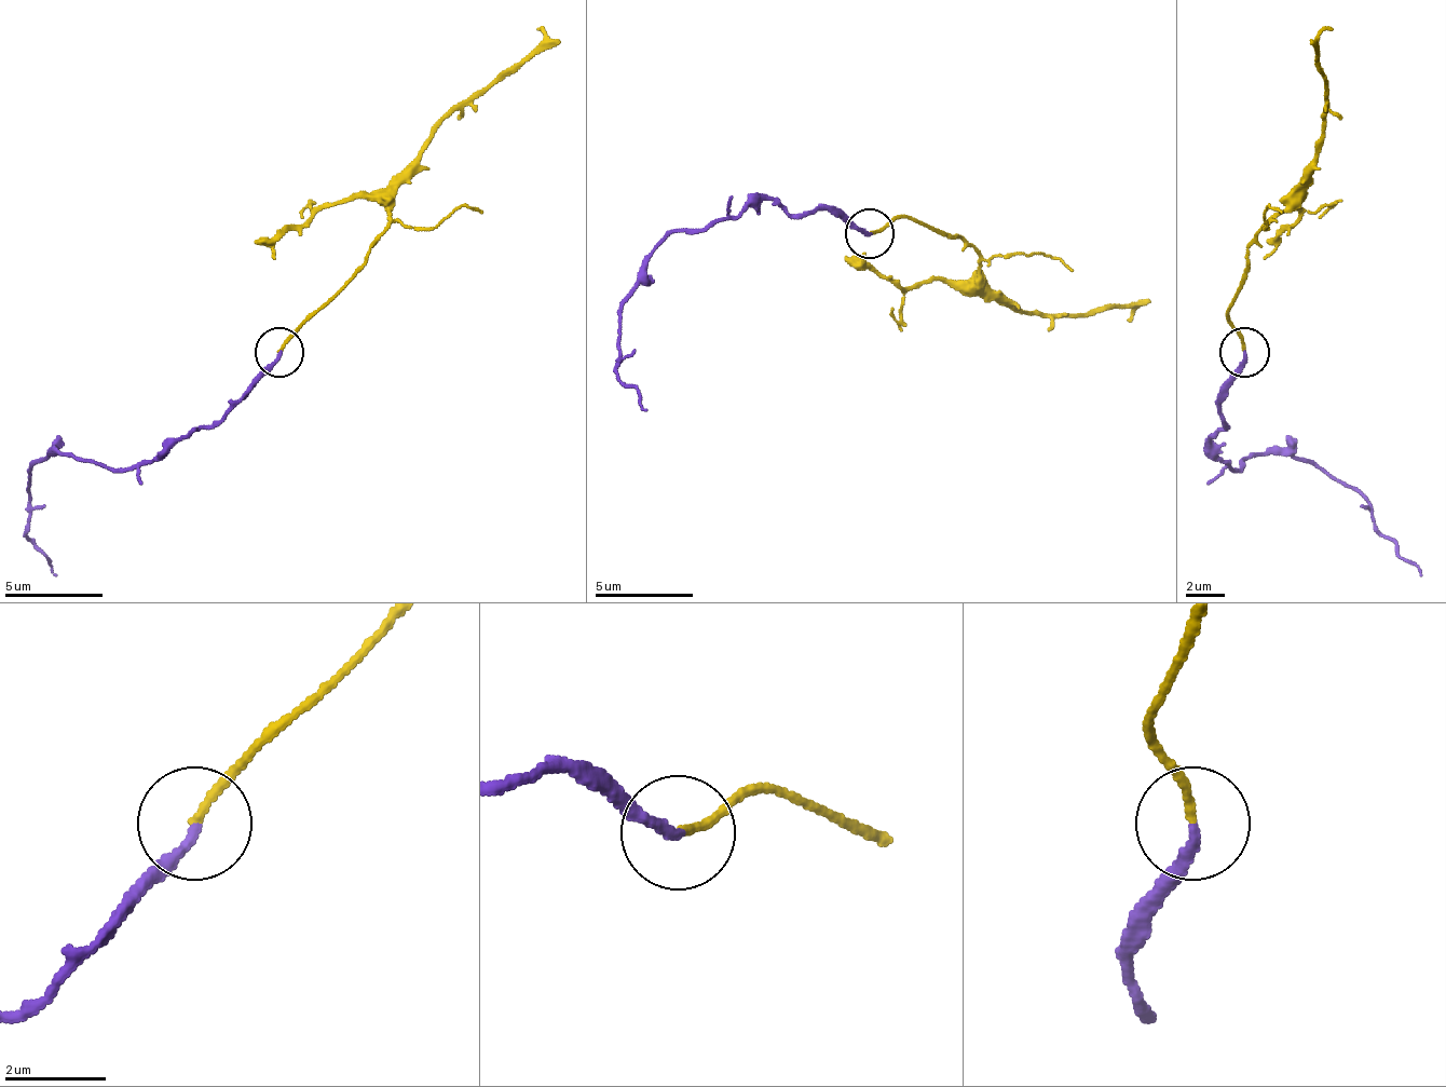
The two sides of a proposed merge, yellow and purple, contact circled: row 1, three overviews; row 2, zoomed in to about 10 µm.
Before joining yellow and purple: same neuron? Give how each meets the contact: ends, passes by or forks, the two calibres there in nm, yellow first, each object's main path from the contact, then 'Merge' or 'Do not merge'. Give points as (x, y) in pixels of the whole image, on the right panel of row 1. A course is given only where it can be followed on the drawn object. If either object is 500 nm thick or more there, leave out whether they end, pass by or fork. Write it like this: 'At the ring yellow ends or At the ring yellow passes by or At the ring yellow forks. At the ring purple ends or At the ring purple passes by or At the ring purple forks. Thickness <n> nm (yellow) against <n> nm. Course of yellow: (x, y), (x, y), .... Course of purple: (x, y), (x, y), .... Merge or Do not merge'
At the ring yellow ends. At the ring purple ends. Thickness 150 nm (yellow) against 190 nm. Course of yellow: (1245, 351), (1226, 307), (1241, 282), (1245, 243), (1285, 194), (1324, 131), (1319, 38), (1334, 28). Course of purple: (1245, 351), (1222, 405), (1216, 453), (1231, 469), (1290, 453), (1349, 483), (1422, 576). Merge

